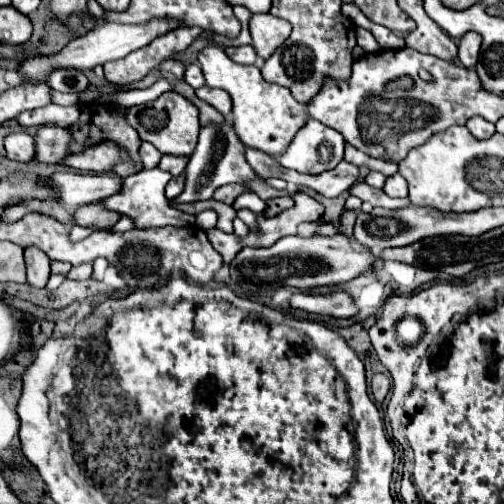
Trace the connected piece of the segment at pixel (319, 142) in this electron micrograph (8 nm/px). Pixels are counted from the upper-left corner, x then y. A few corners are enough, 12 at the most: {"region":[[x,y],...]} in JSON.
{"region":[[309,118],[275,160],[321,174],[343,160],[337,130]]}

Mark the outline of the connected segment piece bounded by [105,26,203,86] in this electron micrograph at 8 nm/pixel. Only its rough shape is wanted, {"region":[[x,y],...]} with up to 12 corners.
{"region":[[168,32],[149,46],[105,64],[117,86],[137,82],[169,56],[184,51],[201,32]]}

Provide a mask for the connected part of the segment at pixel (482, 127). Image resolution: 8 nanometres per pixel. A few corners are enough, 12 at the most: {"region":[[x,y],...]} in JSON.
{"region":[[481,116],[469,118],[465,124],[477,140],[491,138],[495,124]]}

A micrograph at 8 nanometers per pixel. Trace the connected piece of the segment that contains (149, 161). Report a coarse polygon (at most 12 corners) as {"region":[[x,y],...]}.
{"region":[[149,142],[141,144],[139,154],[145,168],[157,168],[163,156]]}

